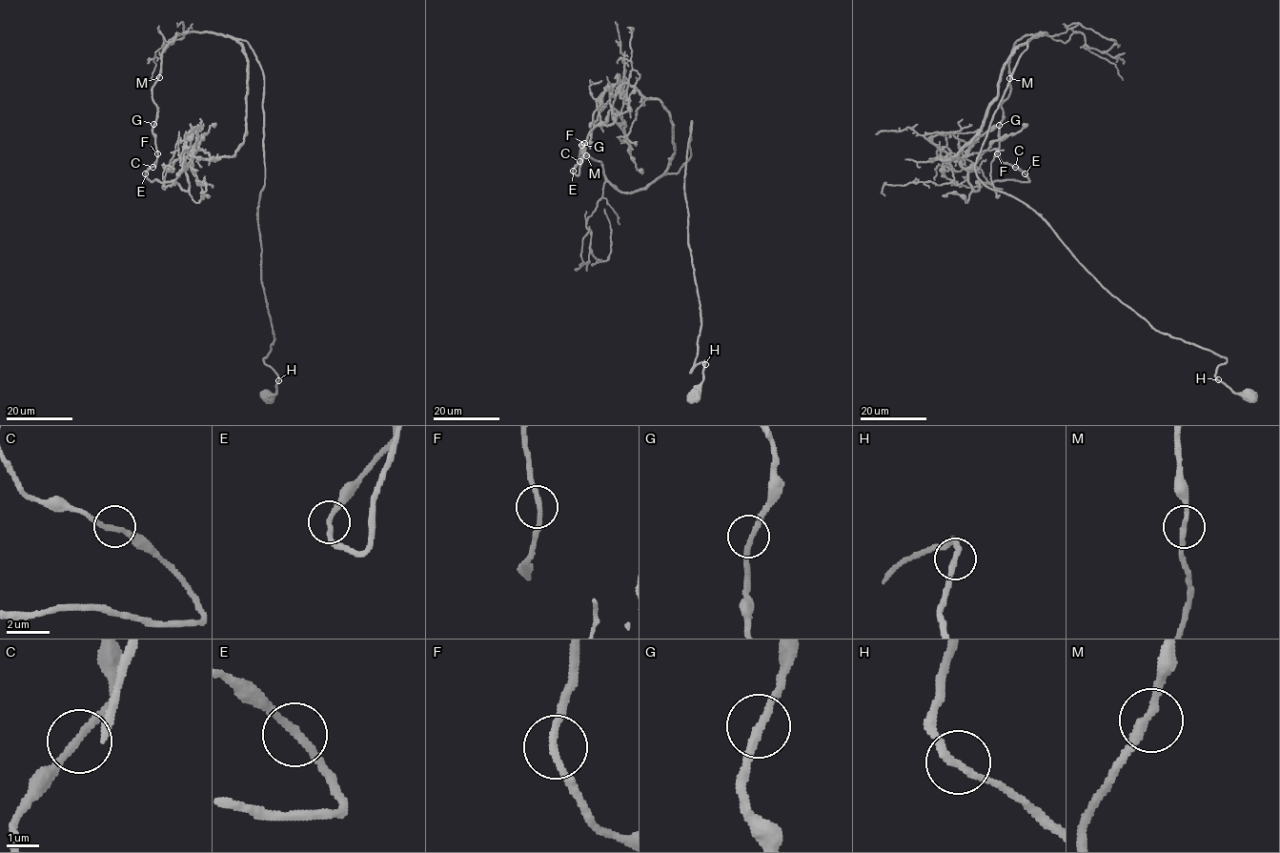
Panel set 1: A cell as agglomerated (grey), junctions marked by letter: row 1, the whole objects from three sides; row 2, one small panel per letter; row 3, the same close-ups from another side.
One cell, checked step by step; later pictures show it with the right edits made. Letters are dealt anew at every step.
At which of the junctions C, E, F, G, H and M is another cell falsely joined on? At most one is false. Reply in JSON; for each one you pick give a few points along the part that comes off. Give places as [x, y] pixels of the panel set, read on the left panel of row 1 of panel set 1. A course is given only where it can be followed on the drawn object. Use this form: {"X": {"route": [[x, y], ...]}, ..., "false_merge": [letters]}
{"false_merge": []}

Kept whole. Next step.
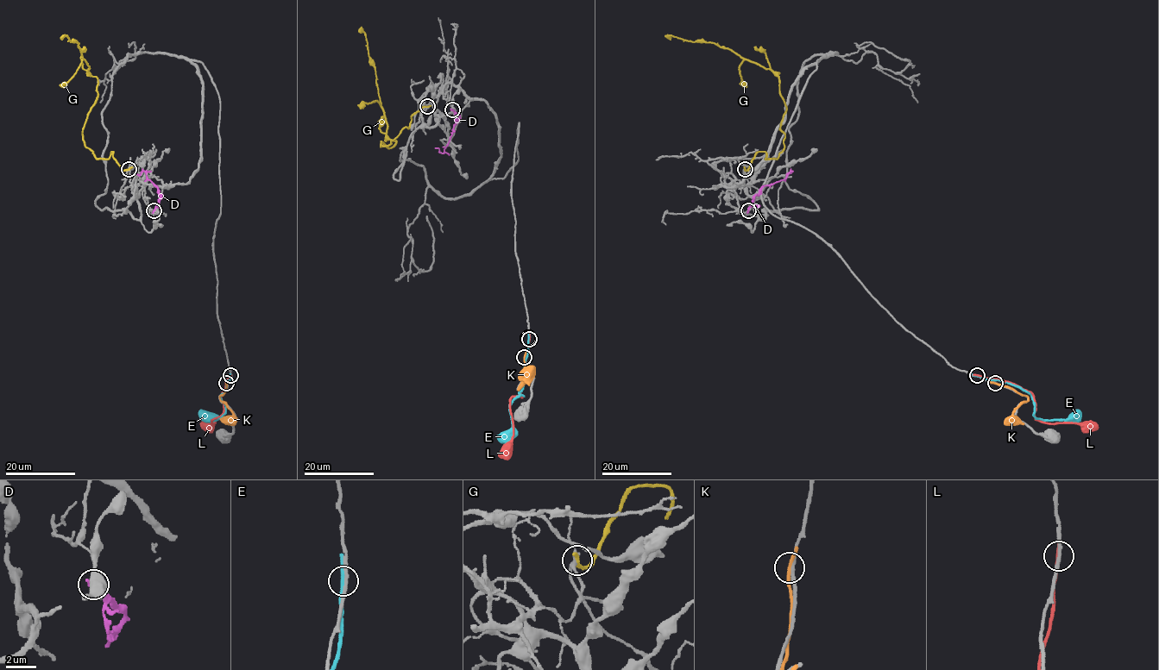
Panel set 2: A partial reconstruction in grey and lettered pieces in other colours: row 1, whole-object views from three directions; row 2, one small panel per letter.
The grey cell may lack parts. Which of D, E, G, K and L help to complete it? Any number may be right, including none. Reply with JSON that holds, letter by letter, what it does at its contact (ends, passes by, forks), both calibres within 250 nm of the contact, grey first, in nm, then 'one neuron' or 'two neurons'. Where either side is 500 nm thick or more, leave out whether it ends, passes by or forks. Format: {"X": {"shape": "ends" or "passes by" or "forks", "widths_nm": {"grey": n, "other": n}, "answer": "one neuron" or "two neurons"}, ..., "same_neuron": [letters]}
{"D": {"shape": "ends", "widths_nm": {"grey": 130, "other": 320}, "answer": "two neurons"}, "E": {"shape": "passes by", "widths_nm": {"grey": 240, "other": 240}, "answer": "two neurons"}, "G": {"shape": "ends", "widths_nm": {"grey": 170, "other": 280}, "answer": "two neurons"}, "K": {"shape": "passes by", "widths_nm": {"grey": 240, "other": 220}, "answer": "two neurons"}, "L": {"shape": "passes by", "widths_nm": {"grey": 240, "other": 240}, "answer": "two neurons"}, "same_neuron": []}

